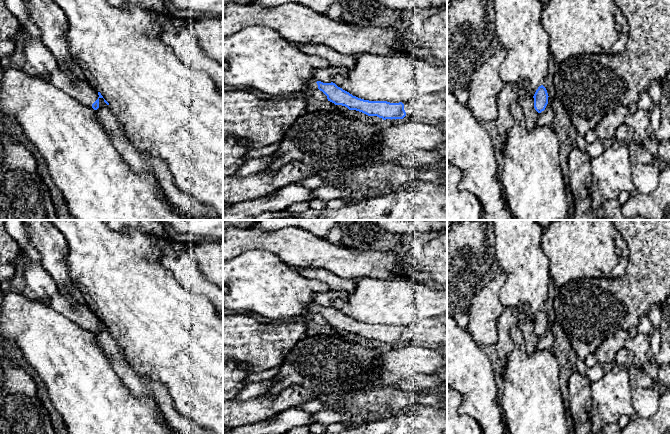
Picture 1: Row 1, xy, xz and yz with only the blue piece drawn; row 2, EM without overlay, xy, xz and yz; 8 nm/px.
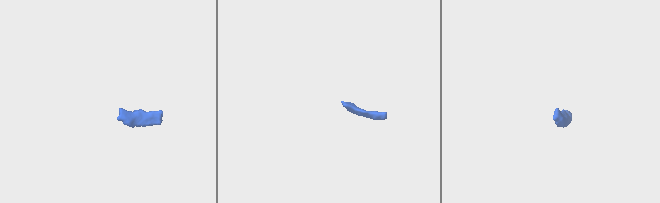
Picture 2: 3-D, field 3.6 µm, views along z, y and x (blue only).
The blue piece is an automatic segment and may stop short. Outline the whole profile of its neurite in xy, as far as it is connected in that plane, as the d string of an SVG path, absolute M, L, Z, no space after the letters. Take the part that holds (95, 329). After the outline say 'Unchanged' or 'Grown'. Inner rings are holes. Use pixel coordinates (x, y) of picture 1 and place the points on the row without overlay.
M31 261L25 268L24 277L29 293L38 301L52 307L55 311L74 321L82 328L99 332L99 323L103 322L97 311L88 304L75 307L58 288L55 280L44 269L41 261Z. Grown

